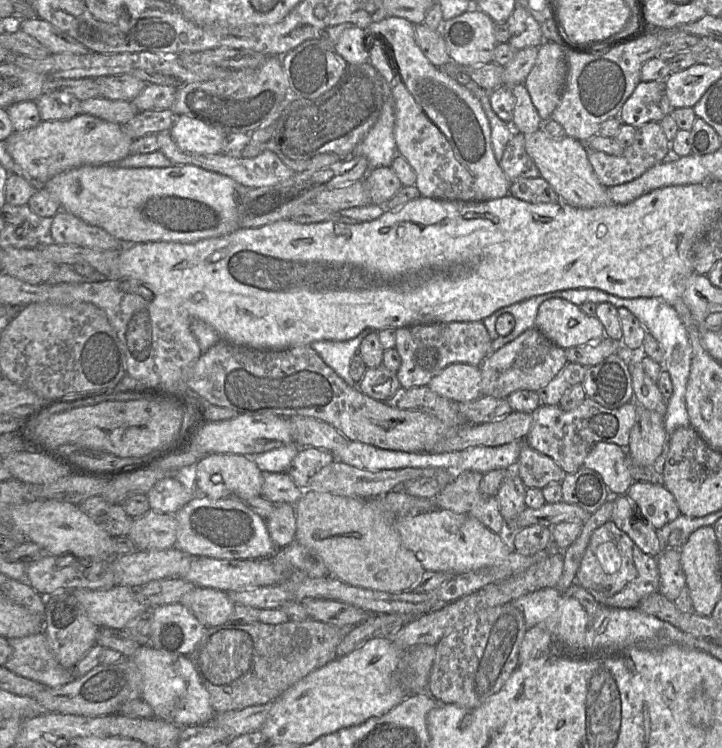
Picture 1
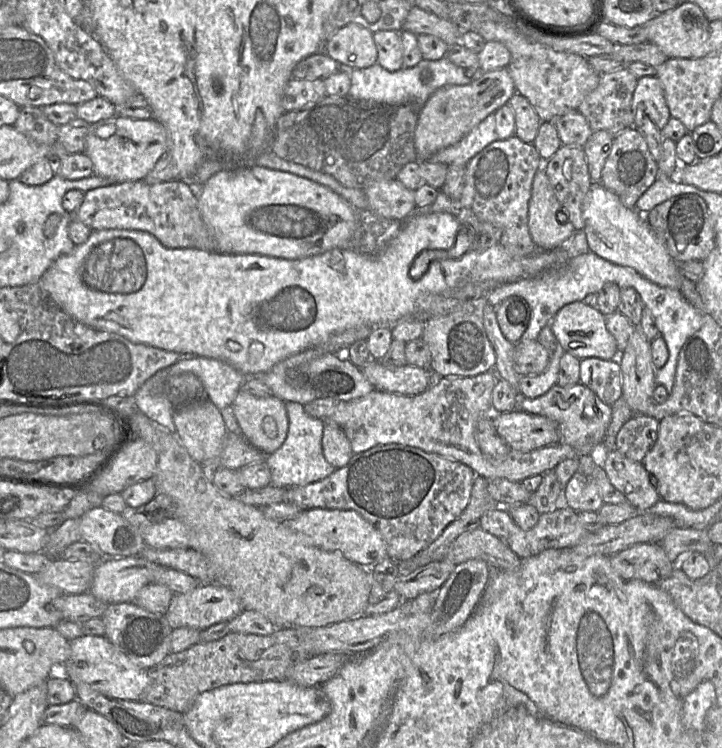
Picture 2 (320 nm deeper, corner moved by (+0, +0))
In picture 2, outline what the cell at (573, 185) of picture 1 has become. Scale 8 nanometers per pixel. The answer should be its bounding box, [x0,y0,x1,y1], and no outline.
[582,182,682,289]

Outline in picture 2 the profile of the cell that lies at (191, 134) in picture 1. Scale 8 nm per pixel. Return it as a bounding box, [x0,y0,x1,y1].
[83,114,168,183]

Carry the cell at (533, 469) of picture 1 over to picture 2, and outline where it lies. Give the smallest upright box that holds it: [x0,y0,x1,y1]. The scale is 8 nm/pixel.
[484,303,521,392]

